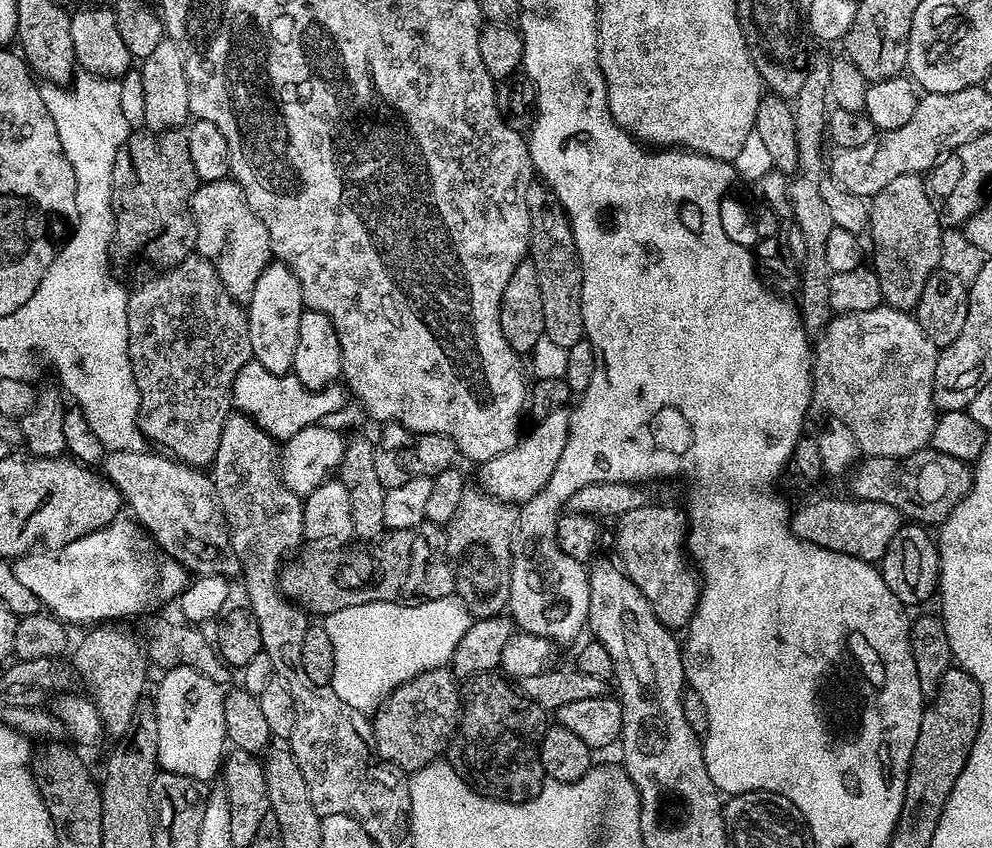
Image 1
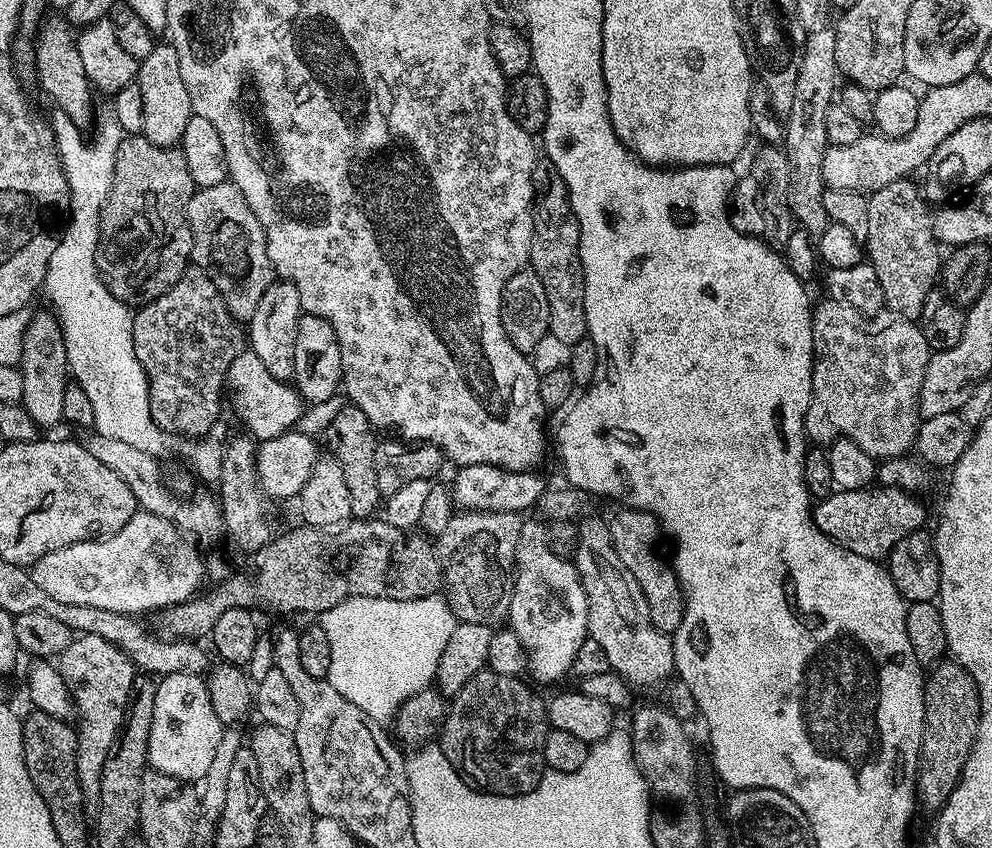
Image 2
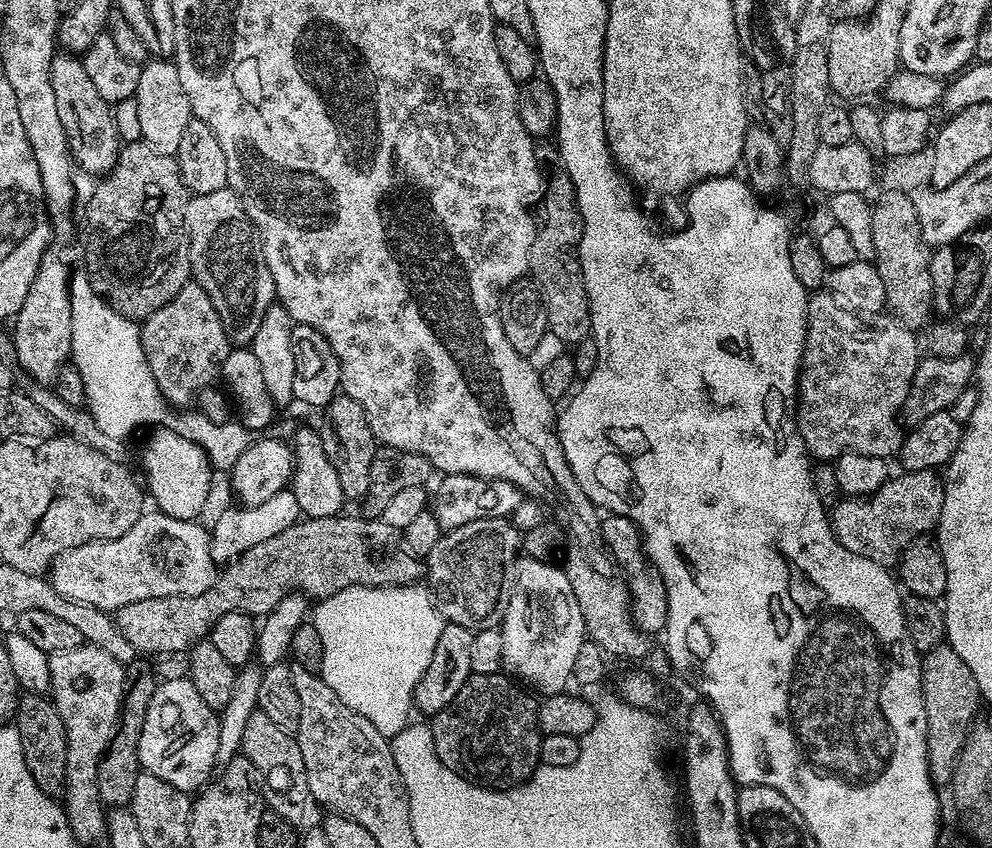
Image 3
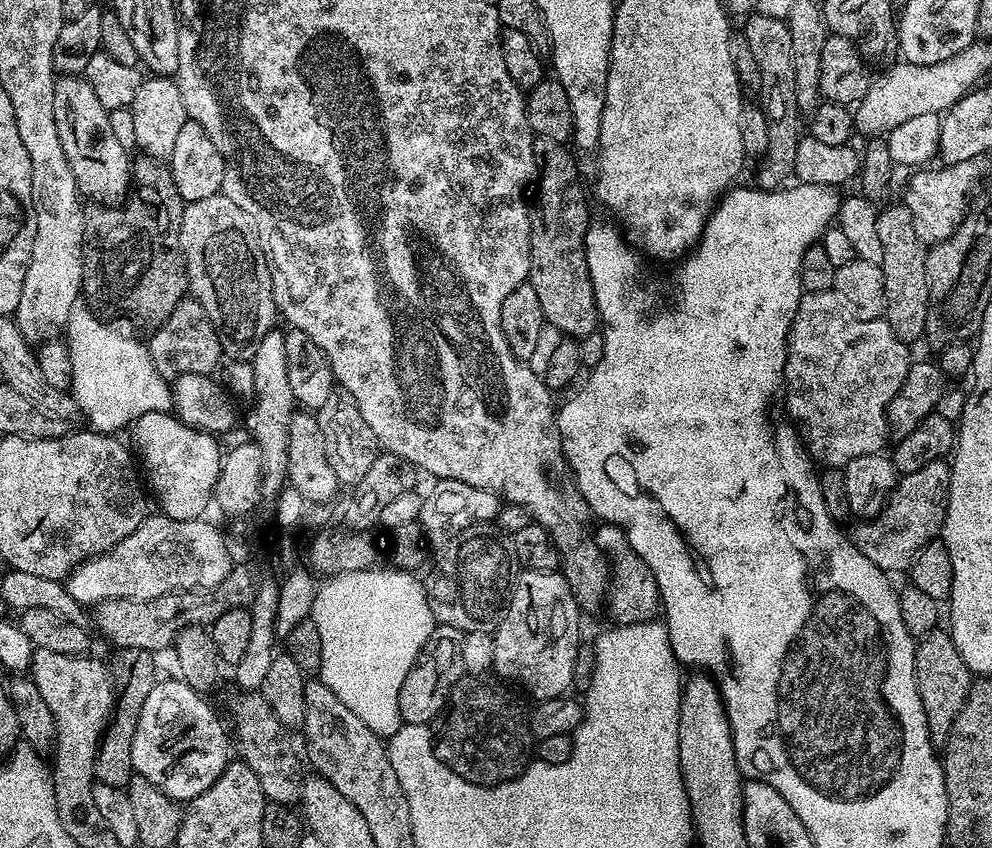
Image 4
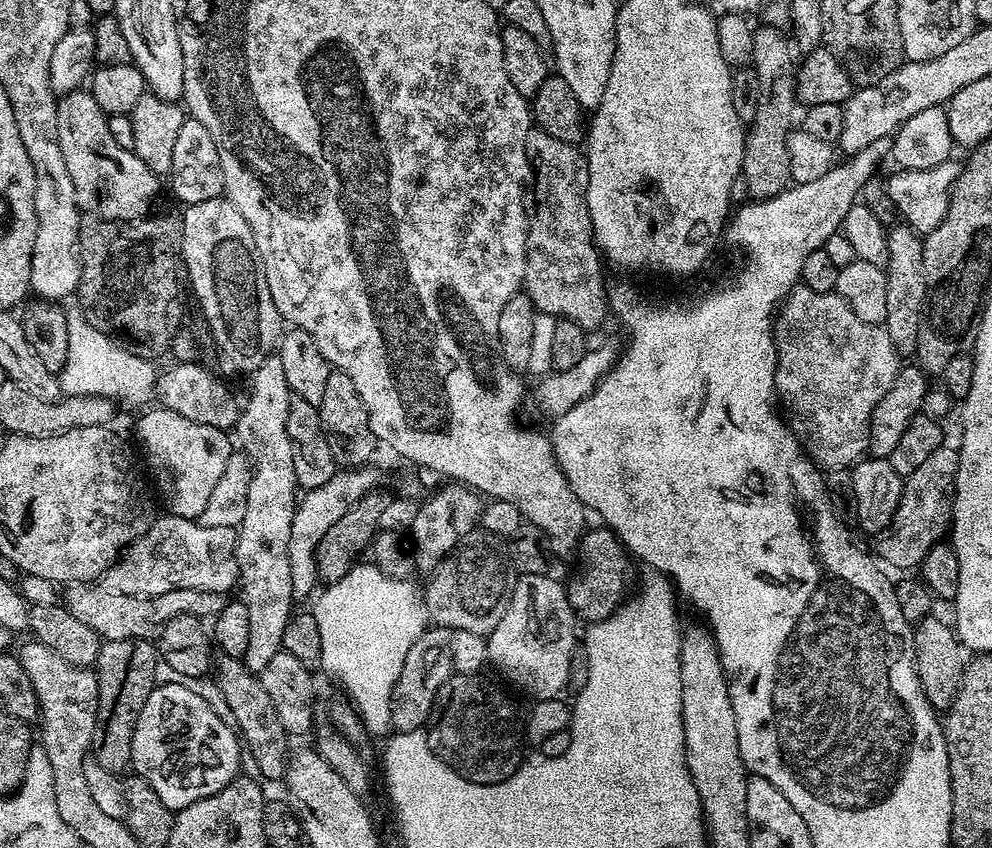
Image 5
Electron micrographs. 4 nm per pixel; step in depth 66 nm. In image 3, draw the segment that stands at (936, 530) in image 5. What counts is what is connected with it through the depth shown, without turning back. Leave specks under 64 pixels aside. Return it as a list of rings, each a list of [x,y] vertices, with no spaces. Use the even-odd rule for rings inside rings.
[[[918,470],[917,472],[901,471],[900,476],[893,475],[872,496],[850,496],[841,498],[831,505],[830,519],[832,532],[836,539],[854,554],[862,554],[862,558],[870,558],[885,566],[892,566],[904,553],[906,538],[931,533],[940,520],[944,505],[944,482],[941,473],[936,470]]]

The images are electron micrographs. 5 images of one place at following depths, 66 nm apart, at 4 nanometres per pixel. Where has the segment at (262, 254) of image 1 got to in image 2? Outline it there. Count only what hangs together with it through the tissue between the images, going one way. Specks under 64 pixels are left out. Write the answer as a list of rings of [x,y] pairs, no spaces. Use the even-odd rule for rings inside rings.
[[[231,182],[196,188],[188,203],[188,225],[192,227],[191,263],[214,282],[233,318],[252,320],[262,294],[273,283],[274,273],[266,250],[266,234],[246,198],[242,198],[242,190]]]

